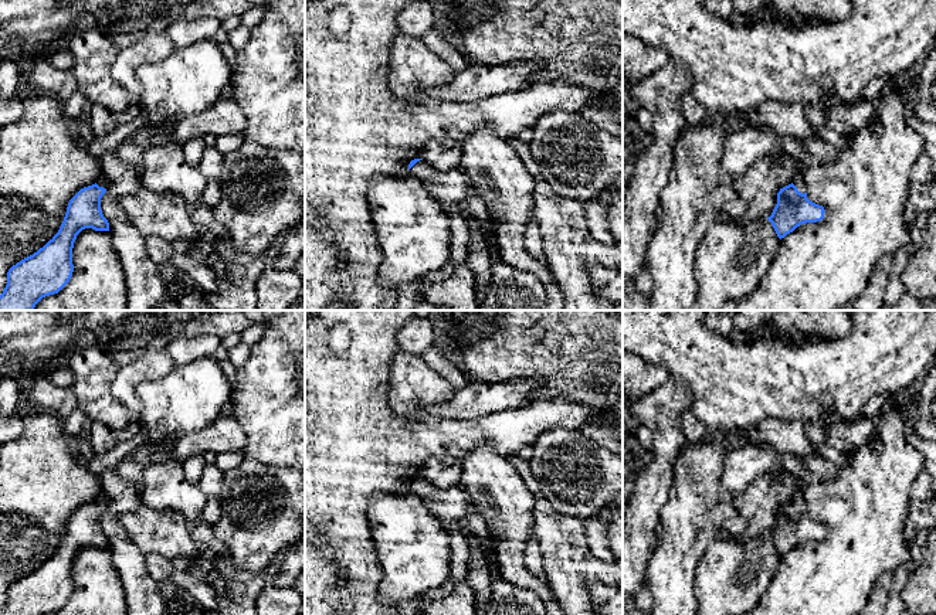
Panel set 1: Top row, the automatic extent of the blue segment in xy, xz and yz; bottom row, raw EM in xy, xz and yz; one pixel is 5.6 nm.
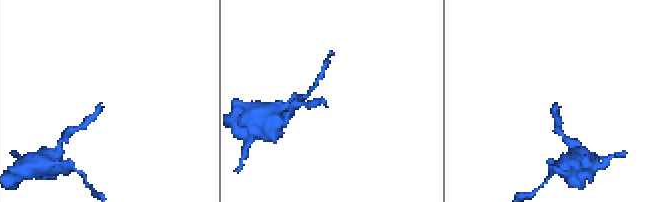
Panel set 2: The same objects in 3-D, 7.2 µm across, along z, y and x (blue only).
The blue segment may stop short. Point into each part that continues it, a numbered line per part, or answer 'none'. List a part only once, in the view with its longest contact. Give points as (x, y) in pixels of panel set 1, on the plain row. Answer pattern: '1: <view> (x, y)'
1: xz (453, 503)

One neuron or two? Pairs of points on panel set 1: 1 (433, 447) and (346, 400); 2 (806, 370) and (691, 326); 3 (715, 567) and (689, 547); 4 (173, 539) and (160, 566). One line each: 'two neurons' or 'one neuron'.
1: one neuron
2: one neuron
3: two neurons
4: two neurons

